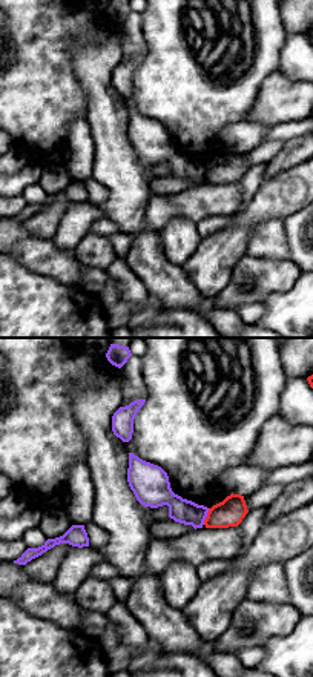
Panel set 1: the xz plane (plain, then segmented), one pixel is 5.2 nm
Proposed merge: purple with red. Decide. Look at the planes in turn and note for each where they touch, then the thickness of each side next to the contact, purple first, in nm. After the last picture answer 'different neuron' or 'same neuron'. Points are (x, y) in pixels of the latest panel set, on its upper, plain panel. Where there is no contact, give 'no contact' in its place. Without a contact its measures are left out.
meets purple at (206, 172); 130 nm thick on the purple side, 150 nm on the other

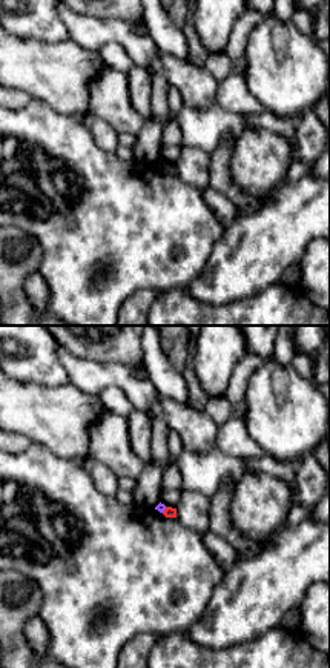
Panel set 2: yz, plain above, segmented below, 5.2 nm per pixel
meets purple at (164, 165); 50 nm thick on the purple side, 60 nm on the other

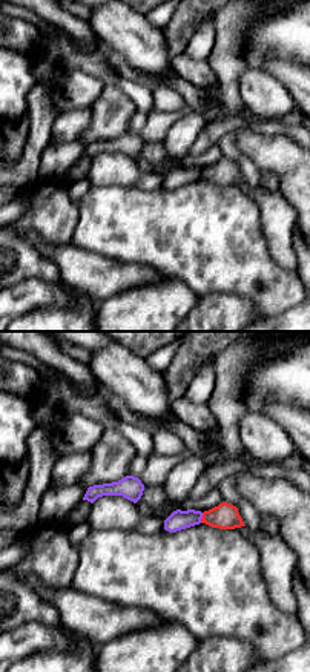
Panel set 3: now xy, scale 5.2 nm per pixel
meets purple at (201, 174); 100 nm thick on the purple side, 140 nm on the other

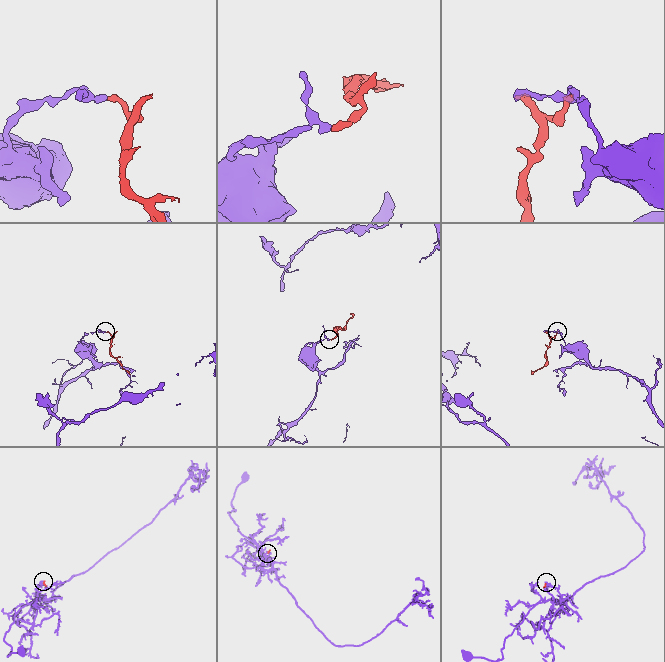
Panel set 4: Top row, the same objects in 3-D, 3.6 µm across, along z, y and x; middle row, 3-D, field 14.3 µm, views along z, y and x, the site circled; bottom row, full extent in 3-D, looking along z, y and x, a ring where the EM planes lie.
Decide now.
different neuron

